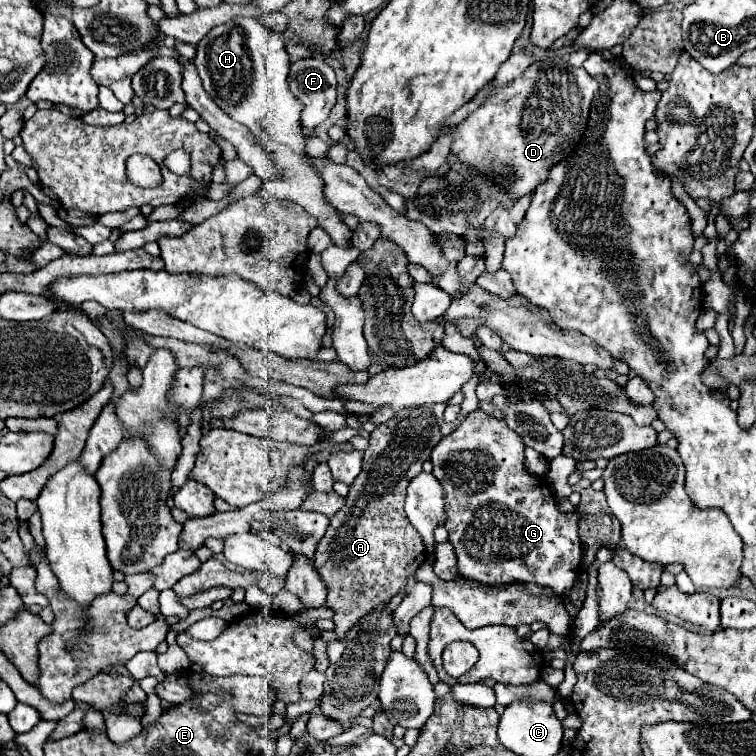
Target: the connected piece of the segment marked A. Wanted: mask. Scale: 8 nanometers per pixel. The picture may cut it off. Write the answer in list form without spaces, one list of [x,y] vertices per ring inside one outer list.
[[[432,406],[398,410],[388,422],[380,424],[370,434],[370,446],[364,454],[364,468],[360,474],[364,476],[364,482],[354,482],[350,486],[344,508],[330,518],[330,526],[314,554],[314,568],[324,580],[328,590],[326,606],[334,612],[332,620],[334,620],[336,640],[344,640],[348,636],[348,630],[364,614],[368,614],[370,608],[386,604],[406,584],[408,576],[412,576],[418,570],[418,566],[426,560],[426,548],[422,544],[422,536],[416,532],[416,528],[410,524],[410,520],[404,514],[404,498],[408,482],[418,472],[422,472],[422,464],[430,458],[430,452],[440,438],[442,434],[432,414]]]

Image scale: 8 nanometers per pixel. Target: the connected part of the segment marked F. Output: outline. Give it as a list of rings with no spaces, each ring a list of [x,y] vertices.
[[[318,56],[302,58],[290,64],[288,74],[290,92],[304,102],[302,126],[314,130],[324,122],[336,104],[336,74],[334,70]]]

